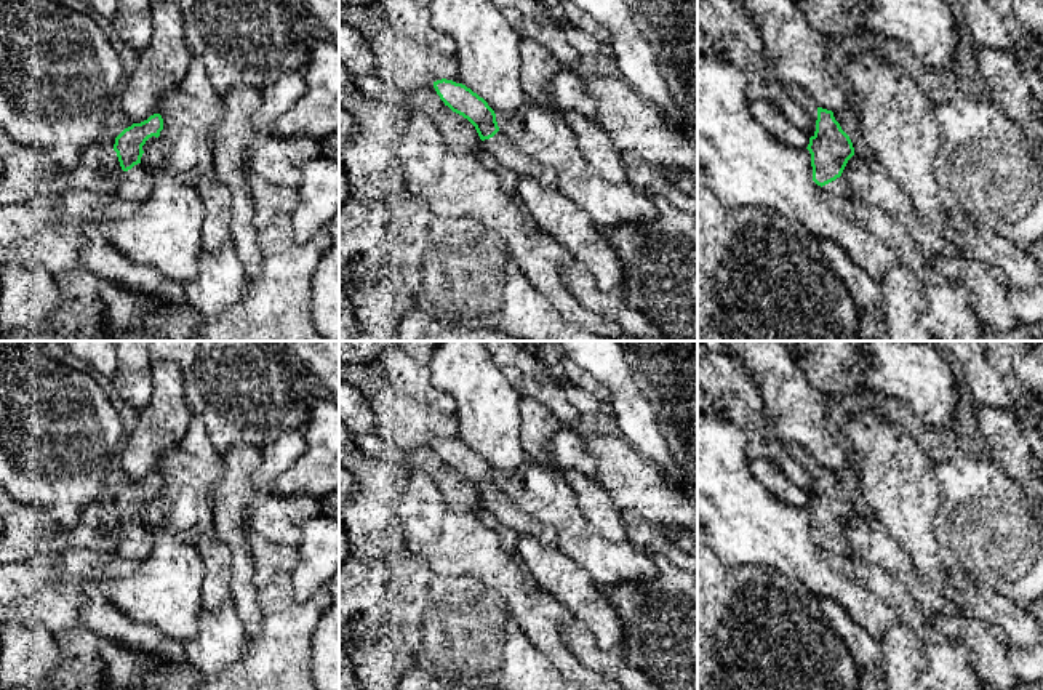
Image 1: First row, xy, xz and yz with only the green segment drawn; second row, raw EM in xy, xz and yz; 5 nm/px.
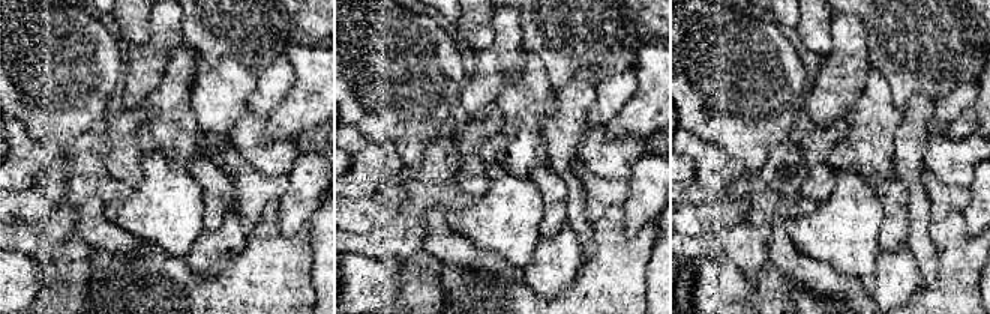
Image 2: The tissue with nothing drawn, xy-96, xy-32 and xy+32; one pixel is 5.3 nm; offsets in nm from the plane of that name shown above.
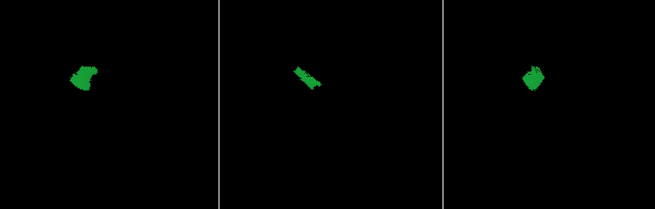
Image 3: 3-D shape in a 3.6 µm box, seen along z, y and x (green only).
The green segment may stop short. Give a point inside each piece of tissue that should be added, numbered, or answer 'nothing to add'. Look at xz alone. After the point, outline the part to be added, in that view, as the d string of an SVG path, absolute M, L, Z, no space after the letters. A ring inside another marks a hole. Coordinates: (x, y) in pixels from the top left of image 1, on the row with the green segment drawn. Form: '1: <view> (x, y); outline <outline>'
1: xz (499, 146); outline M502 131L482 141L482 144L498 162L515 171L518 176L529 176L547 187L558 186L553 168L534 162L529 155L517 149Z

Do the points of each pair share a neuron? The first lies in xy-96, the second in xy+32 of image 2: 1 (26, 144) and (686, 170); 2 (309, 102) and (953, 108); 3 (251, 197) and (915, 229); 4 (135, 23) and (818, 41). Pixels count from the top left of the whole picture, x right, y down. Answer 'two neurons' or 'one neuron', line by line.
1: two neurons
2: two neurons
3: two neurons
4: one neuron

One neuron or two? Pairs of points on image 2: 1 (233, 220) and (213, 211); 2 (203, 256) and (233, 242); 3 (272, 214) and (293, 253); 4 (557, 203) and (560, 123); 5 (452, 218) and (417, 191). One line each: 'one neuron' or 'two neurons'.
1: two neurons
2: one neuron
3: one neuron
4: two neurons
5: two neurons

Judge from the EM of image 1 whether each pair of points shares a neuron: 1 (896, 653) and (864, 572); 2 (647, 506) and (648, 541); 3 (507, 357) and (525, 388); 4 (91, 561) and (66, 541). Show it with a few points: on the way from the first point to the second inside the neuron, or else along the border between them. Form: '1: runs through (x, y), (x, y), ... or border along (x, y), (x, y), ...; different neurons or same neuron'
1: border along (901, 623), (917, 634); different neurons
2: border along (648, 524), (653, 529); different neurons
3: border along (523, 373), (535, 380), (559, 385); different neurons
4: runs through (85, 561), (72, 548); same neuron

